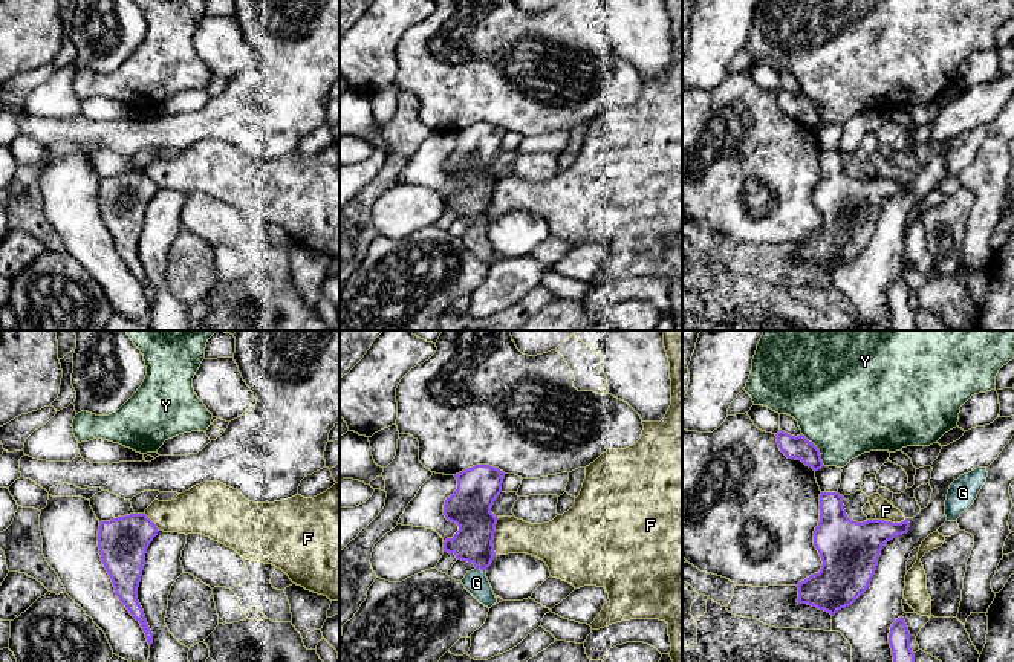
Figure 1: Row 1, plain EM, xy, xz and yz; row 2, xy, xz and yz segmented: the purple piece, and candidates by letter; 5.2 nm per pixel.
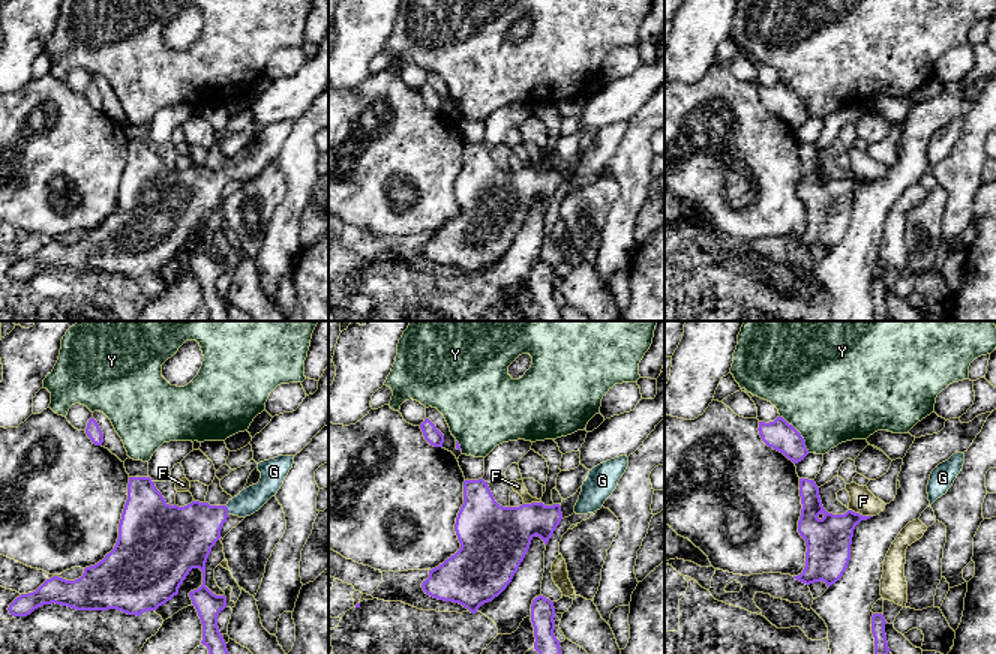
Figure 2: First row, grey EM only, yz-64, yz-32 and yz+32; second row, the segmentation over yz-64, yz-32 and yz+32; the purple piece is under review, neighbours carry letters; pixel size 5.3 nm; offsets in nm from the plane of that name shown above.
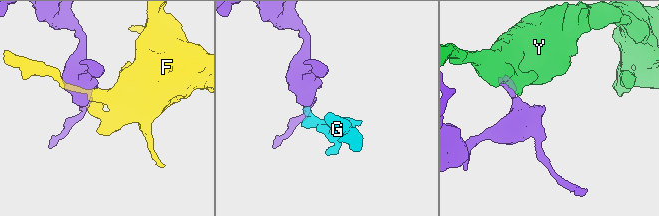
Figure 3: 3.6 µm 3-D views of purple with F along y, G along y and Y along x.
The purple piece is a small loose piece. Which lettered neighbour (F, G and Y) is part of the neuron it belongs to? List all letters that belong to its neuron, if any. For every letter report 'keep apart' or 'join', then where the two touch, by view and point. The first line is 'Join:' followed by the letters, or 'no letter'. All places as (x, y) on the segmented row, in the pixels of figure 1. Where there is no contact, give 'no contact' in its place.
Join: G
F: keep apart; meets purple in xz at (493, 537)
G: join; meets purple in xz at (480, 569)
Y: keep apart; meets purple in yz at (818, 450)

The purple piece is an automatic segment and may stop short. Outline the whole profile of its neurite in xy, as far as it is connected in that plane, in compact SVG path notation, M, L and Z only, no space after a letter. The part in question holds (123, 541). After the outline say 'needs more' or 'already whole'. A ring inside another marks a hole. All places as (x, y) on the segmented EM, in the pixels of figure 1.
M130 514L101 521L98 547L101 561L113 582L115 593L141 624L148 645L153 633L138 601L138 587L145 566L145 553L159 529L145 514Z; already whole

